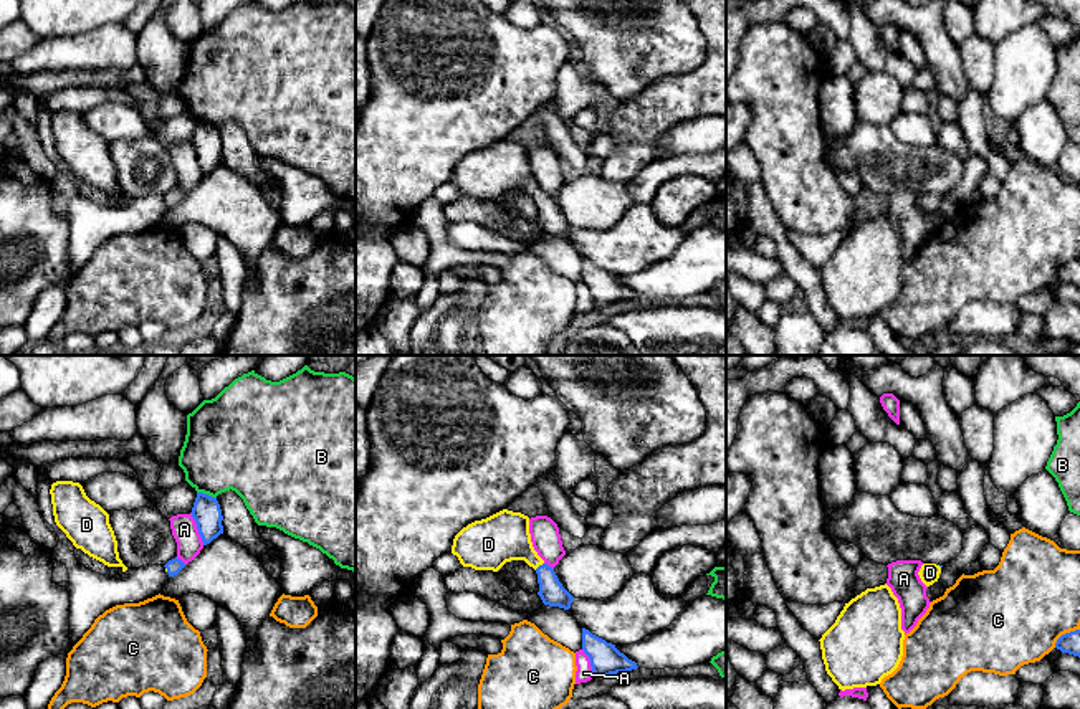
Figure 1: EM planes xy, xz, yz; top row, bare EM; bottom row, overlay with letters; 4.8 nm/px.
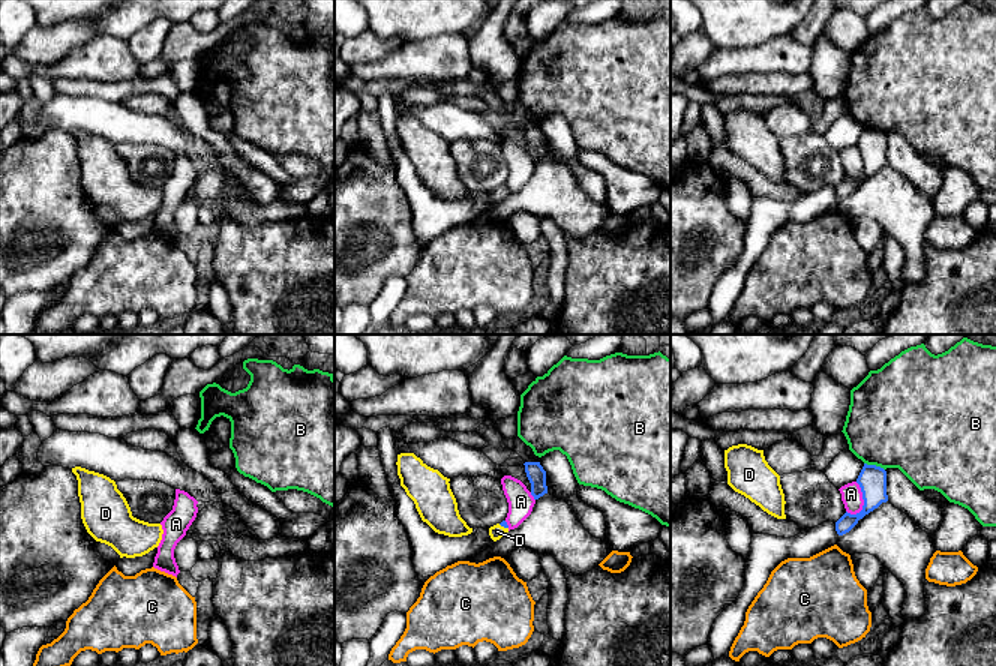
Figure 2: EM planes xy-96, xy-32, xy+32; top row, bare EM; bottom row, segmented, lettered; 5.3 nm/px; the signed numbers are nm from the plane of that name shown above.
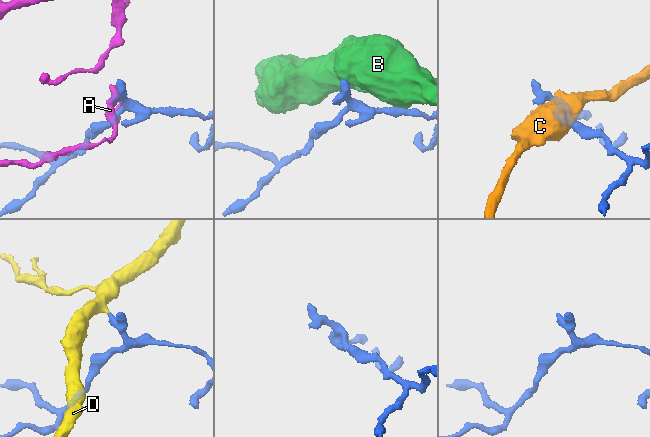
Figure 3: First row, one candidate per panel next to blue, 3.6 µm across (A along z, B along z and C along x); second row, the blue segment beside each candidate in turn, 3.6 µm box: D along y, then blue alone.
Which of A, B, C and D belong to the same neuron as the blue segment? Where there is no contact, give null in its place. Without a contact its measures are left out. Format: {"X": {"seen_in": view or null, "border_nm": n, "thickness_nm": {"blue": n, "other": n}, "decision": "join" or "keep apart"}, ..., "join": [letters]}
{"A": {"seen_in": "xy", "border_nm": 170, "thickness_nm": {"blue": 140, "other": 130}, "decision": "keep apart"}, "B": {"seen_in": "xy", "border_nm": 100, "thickness_nm": {"blue": 140, "other": 400}, "decision": "keep apart"}, "C": {"seen_in": "yz", "border_nm": 160, "thickness_nm": {"blue": 100, "other": 460}, "decision": "keep apart"}, "D": {"seen_in": "xz", "border_nm": 60, "thickness_nm": {"blue": 120, "other": 240}, "decision": "join"}, "join": ["D"]}

